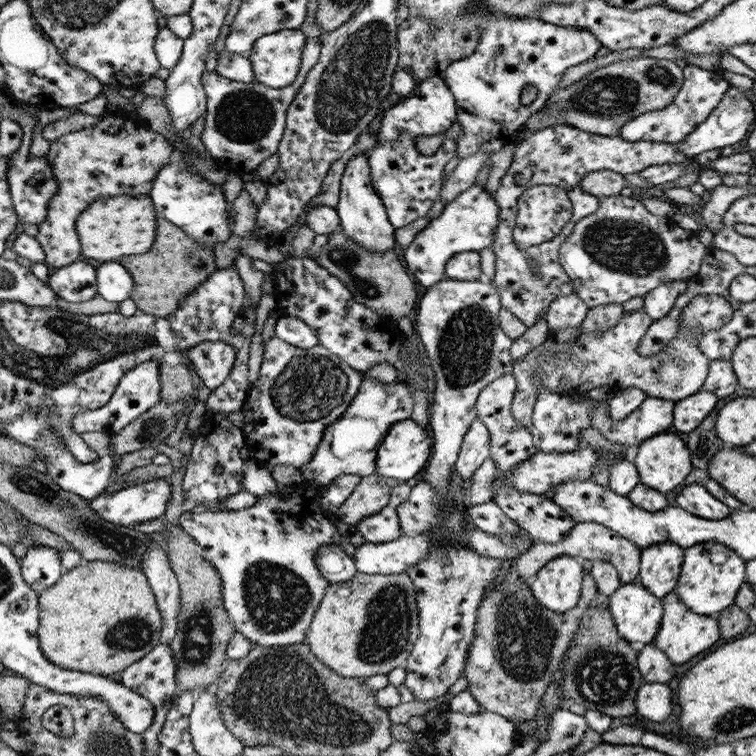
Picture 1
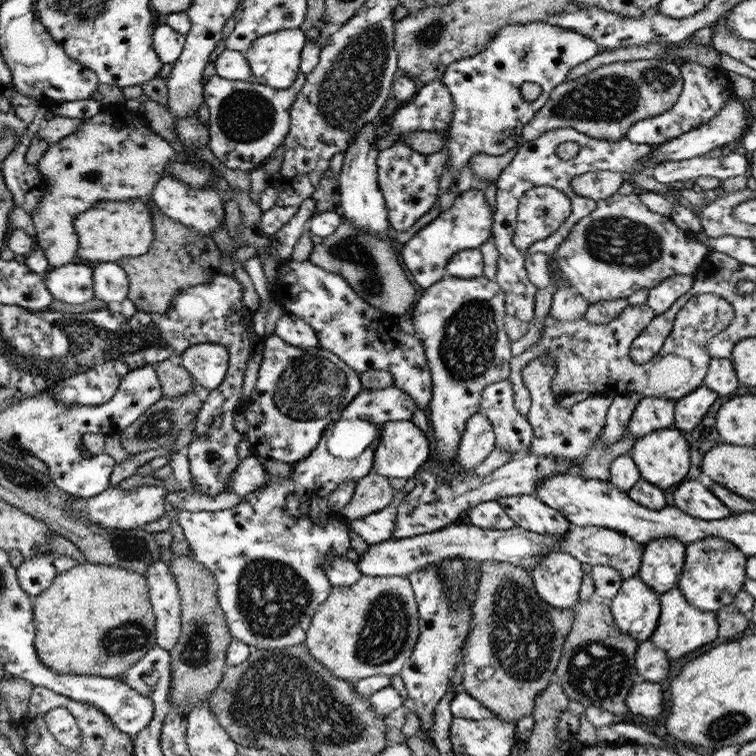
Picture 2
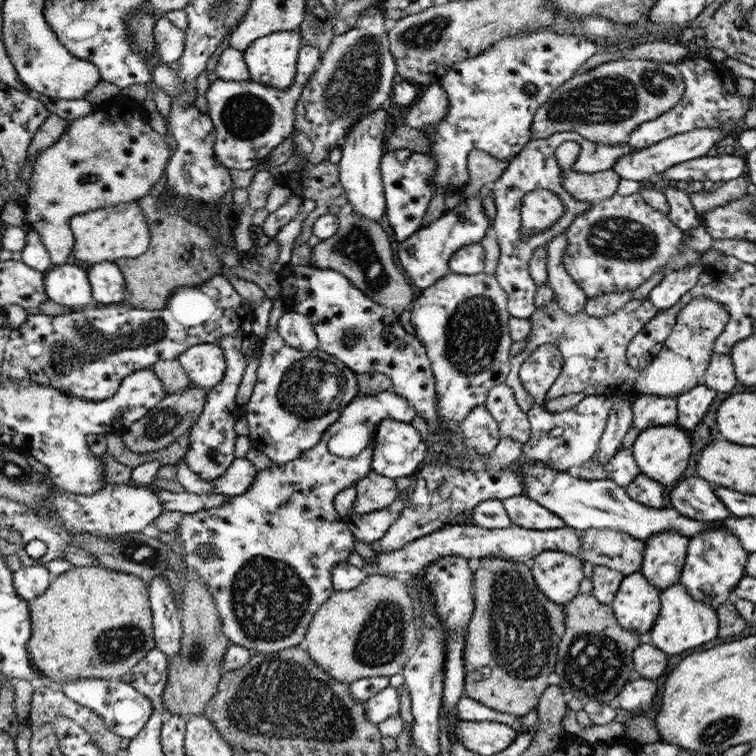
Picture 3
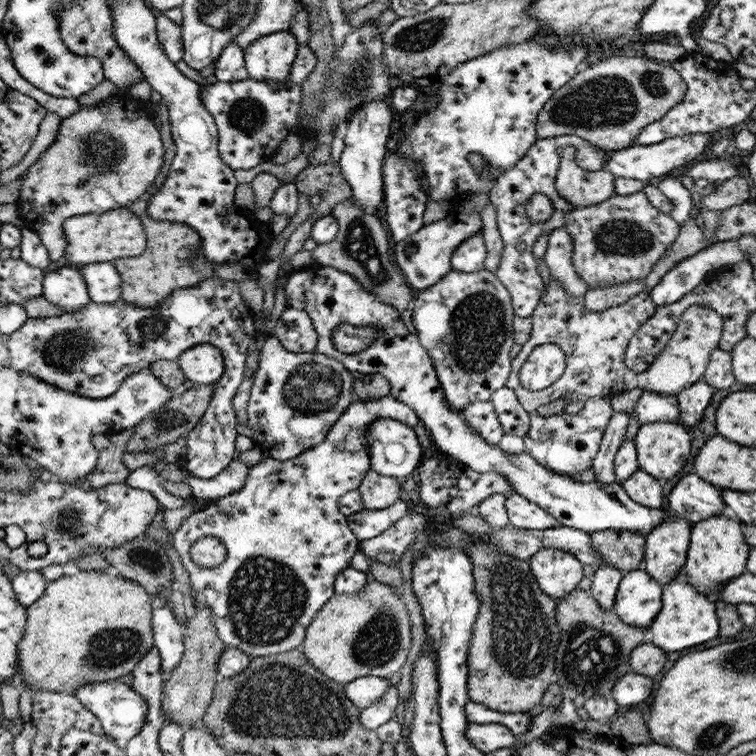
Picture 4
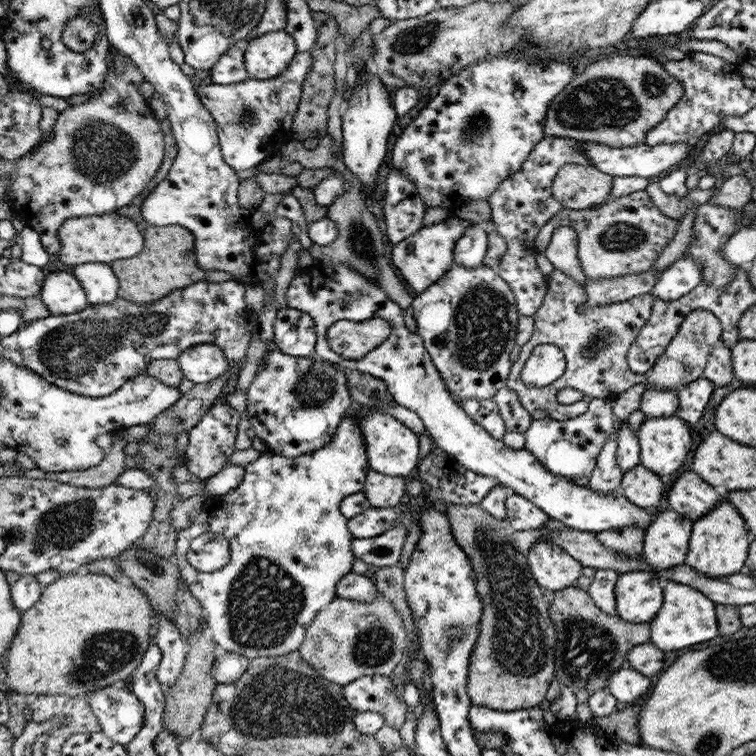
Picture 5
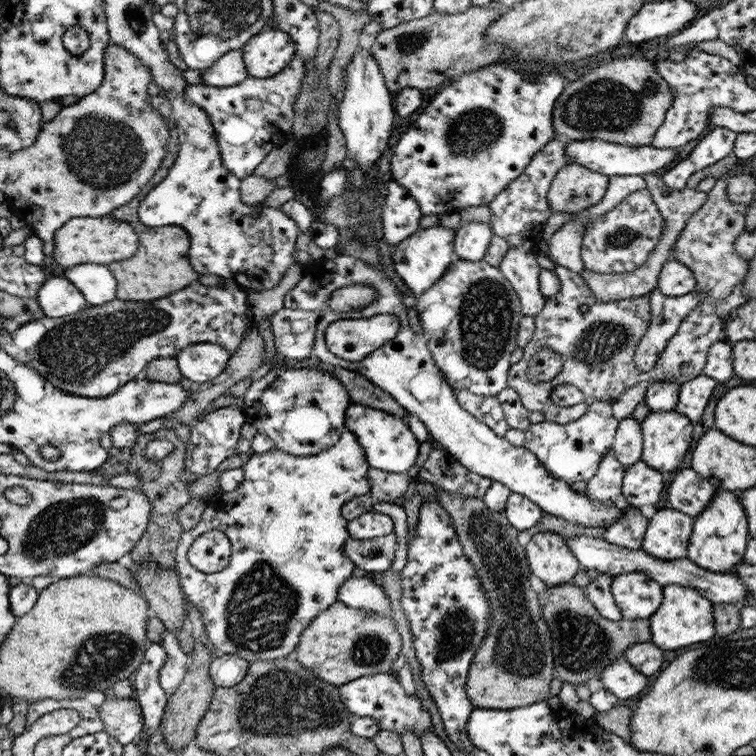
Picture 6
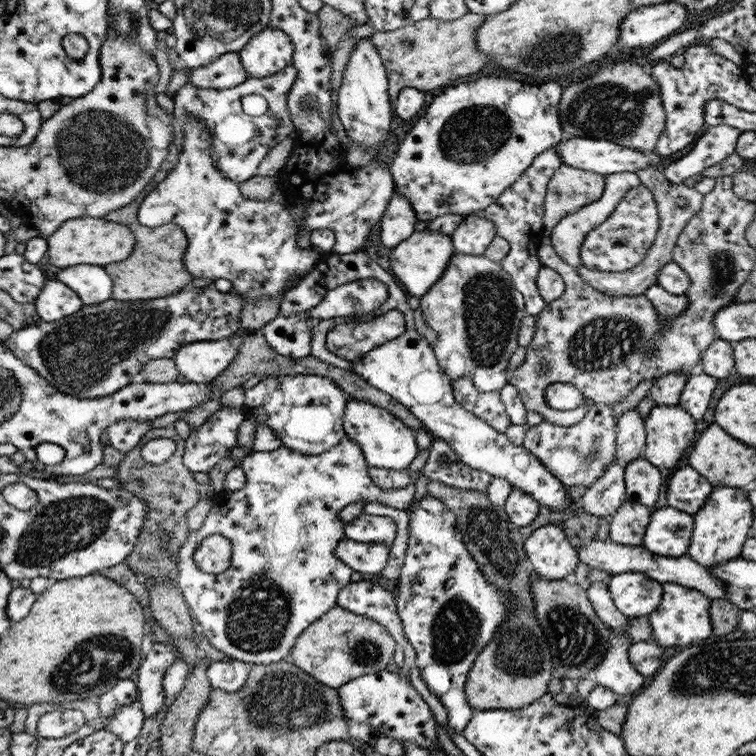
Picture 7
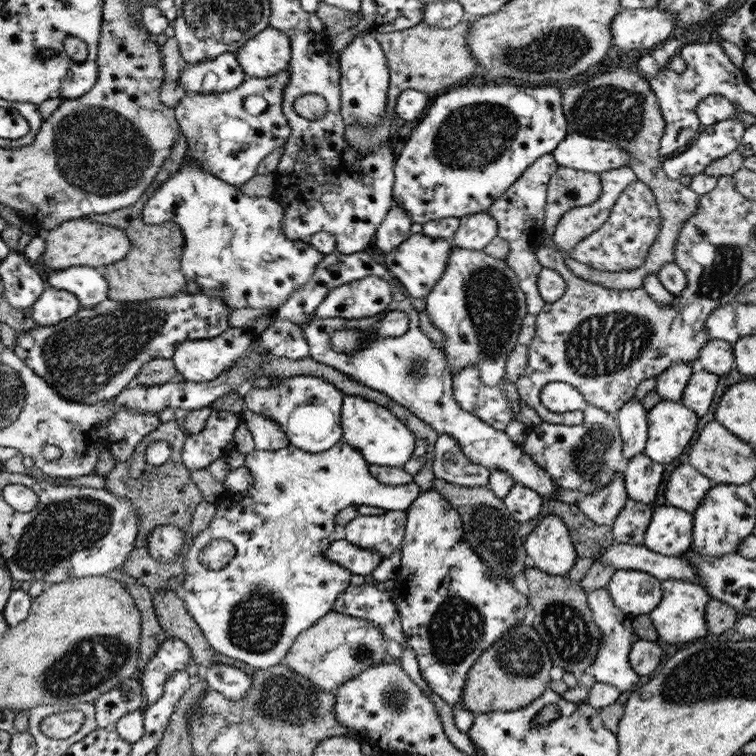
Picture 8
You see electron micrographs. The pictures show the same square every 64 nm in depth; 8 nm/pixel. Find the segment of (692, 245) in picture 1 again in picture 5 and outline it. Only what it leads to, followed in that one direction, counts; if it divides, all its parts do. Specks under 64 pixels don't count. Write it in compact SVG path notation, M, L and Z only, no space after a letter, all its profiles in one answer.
M644 189L584 210L559 210L536 236L535 249L538 254L544 254L552 235L563 225L571 226L578 234L581 268L586 278L600 280L622 278L652 268L664 248L676 236L679 222L662 215Z

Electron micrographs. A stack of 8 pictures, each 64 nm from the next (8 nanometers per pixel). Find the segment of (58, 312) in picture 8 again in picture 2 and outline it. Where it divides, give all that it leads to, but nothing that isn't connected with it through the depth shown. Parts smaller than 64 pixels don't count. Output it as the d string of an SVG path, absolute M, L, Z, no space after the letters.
M70 263L52 268L44 277L46 289L55 300L65 304L82 305L96 298L91 264Z

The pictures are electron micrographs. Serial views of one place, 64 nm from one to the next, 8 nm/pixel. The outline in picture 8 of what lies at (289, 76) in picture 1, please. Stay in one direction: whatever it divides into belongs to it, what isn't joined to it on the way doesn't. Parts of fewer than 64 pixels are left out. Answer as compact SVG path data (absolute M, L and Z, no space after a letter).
M269 27L246 41L235 55L248 78L266 78L287 70L291 42L286 34Z

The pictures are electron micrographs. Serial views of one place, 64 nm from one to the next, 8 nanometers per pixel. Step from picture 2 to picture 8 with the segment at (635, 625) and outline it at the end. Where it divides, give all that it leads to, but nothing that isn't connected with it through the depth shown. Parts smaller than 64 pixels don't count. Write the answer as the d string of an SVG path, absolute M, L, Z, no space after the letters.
M640 569L617 570L605 589L614 601L631 617L649 614L662 598L661 580Z

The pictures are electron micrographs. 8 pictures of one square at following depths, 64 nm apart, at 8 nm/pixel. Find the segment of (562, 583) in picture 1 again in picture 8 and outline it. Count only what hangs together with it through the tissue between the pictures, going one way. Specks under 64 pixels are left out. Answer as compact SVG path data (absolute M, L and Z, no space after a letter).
M556 513L545 514L525 538L529 563L549 575L568 575L578 558L566 523Z

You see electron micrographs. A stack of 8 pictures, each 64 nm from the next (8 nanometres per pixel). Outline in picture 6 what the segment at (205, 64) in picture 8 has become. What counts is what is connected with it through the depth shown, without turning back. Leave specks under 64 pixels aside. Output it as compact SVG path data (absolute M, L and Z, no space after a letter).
M241 49L226 52L213 65L201 70L201 83L208 86L234 86L248 77Z

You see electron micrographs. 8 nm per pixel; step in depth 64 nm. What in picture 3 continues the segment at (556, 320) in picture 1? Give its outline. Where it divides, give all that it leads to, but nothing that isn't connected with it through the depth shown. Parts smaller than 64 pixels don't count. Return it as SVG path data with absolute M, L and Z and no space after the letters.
M560 234L550 240L547 250L548 285L553 290L553 297L559 301L559 305L573 315L585 308L587 301L584 290L570 278L571 274L565 268L562 257L566 251L566 236Z

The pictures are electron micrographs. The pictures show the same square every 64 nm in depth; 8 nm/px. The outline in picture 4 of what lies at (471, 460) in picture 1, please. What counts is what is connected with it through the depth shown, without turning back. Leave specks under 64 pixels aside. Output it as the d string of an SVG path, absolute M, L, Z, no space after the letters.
M490 401L472 403L462 413L471 429L480 433L488 444L499 444L505 432Z

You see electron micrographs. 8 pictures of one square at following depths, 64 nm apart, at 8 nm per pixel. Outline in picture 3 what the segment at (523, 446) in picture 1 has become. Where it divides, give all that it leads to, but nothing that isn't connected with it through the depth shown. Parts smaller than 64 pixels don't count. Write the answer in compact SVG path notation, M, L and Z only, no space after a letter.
M506 383L491 388L484 405L498 422L501 436L513 438L522 446L530 438L528 415L521 409L513 390Z

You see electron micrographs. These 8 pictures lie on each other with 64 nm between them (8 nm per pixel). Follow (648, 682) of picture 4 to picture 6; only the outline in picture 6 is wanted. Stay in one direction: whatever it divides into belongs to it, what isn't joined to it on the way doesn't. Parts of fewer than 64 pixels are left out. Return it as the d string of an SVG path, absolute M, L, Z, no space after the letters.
M624 654L603 668L601 682L606 690L614 693L620 703L628 704L632 698L644 695L648 677L636 670Z

